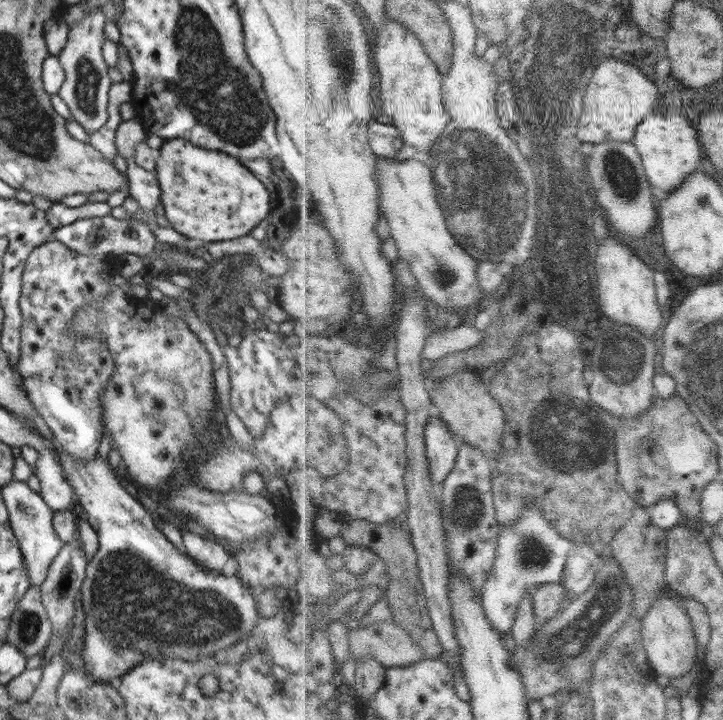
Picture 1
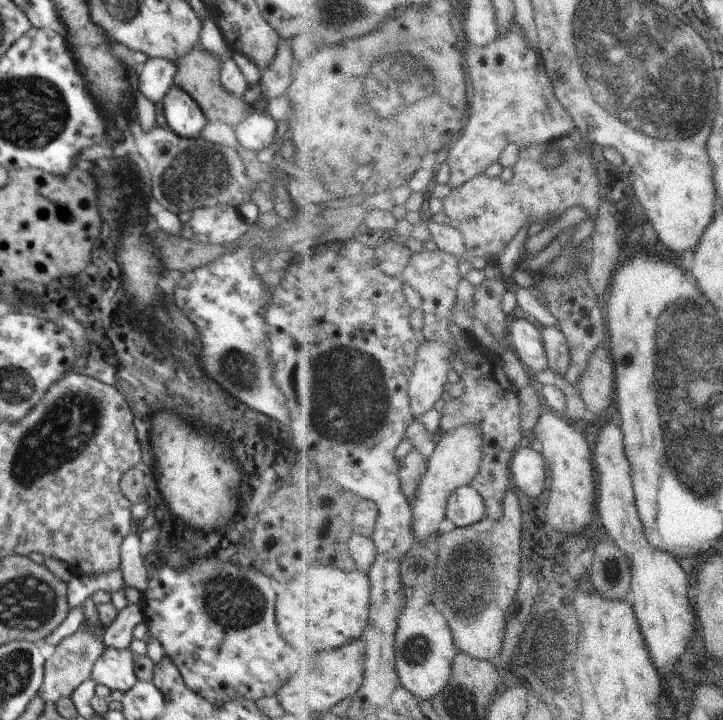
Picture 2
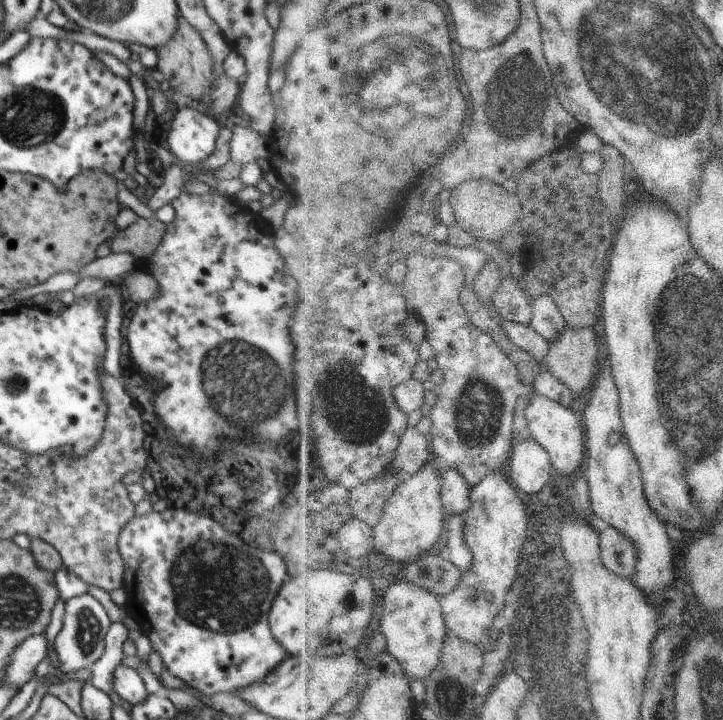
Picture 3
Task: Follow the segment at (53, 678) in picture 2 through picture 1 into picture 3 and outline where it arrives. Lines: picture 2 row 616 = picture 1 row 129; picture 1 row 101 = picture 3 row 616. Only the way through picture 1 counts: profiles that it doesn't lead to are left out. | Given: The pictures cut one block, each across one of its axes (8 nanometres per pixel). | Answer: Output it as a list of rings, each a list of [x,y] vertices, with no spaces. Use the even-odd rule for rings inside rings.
[[[92,593],[73,597],[65,602],[64,626],[53,644],[62,676],[82,669],[91,669],[100,660],[106,648],[105,638],[112,623],[106,609]]]

